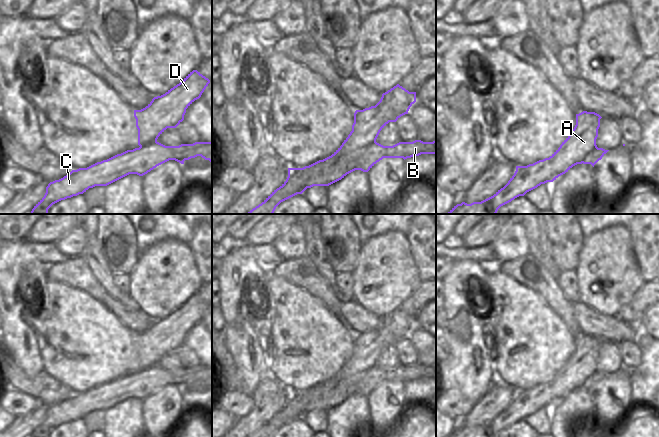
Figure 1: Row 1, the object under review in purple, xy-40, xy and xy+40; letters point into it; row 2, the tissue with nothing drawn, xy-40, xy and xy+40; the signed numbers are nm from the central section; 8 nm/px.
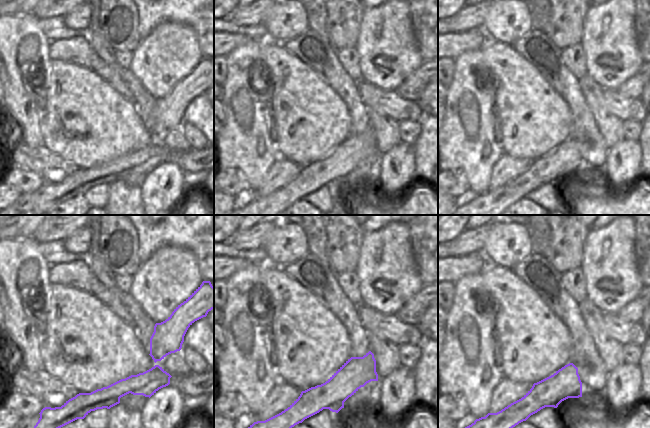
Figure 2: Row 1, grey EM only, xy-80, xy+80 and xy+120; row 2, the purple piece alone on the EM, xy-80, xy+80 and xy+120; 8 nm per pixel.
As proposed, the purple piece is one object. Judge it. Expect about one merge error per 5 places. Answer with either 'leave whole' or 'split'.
split

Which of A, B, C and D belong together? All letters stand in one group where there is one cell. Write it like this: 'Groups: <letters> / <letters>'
Groups: A D / B C

